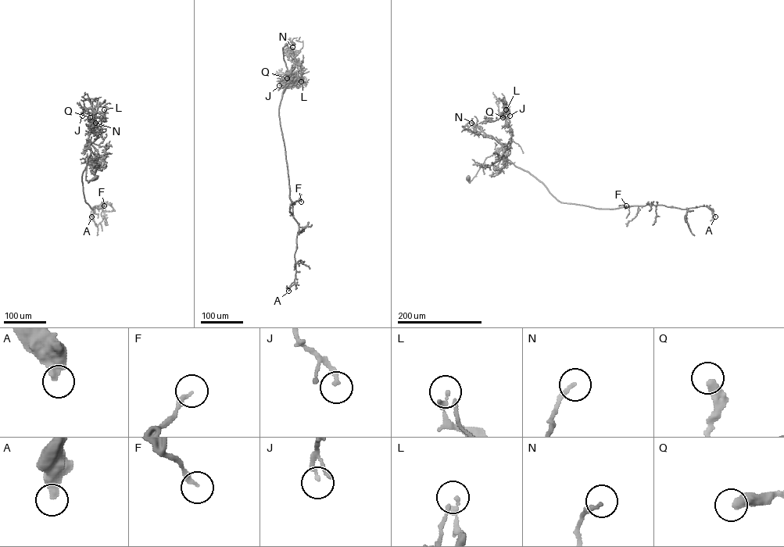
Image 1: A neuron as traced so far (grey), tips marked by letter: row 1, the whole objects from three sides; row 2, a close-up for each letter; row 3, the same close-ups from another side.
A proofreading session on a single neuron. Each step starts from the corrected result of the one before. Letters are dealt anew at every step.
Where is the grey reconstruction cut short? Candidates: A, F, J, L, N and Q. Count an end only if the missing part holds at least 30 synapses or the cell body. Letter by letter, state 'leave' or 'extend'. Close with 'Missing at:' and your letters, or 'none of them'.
A: leave
F: leave
J: leave
L: leave
N: leave
Q: leave
Missing at: none of them

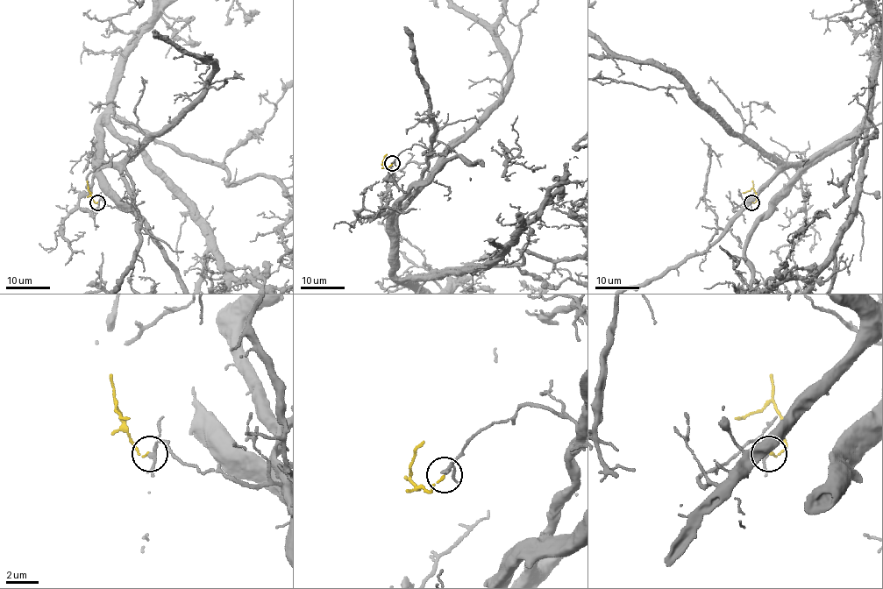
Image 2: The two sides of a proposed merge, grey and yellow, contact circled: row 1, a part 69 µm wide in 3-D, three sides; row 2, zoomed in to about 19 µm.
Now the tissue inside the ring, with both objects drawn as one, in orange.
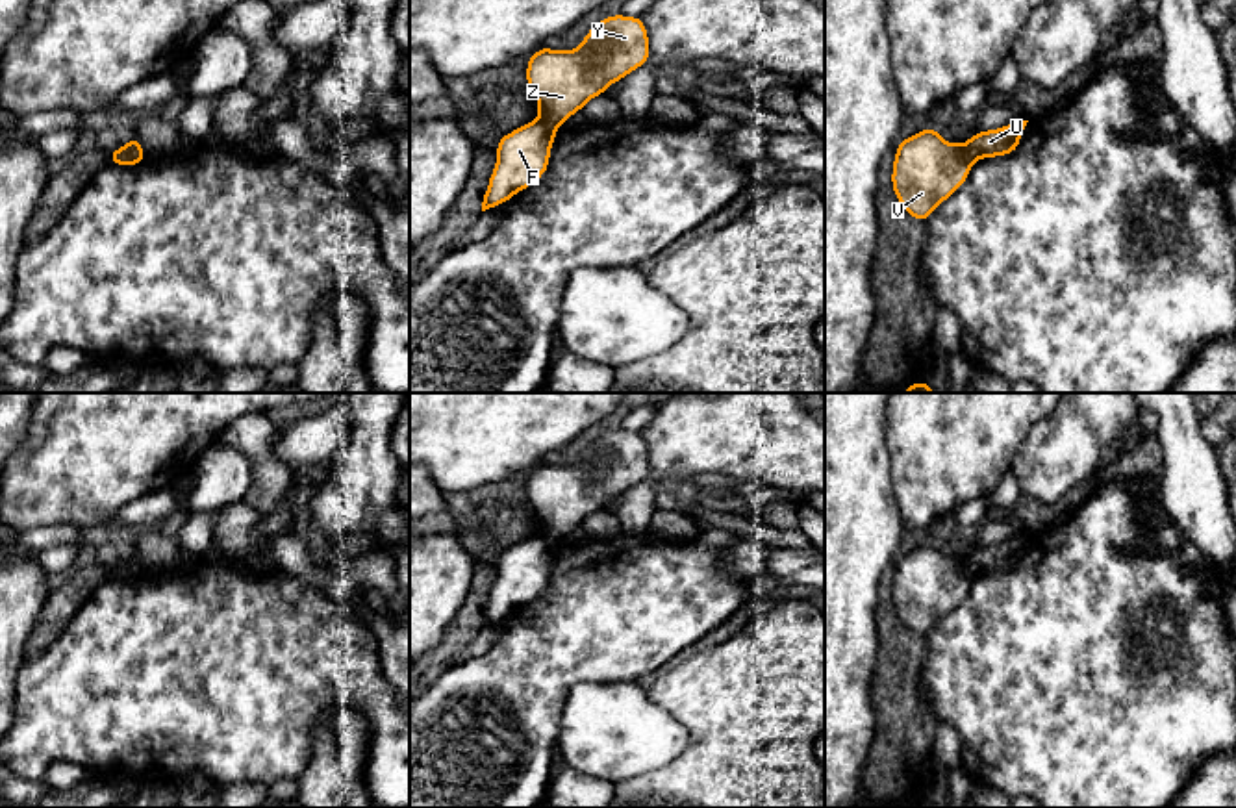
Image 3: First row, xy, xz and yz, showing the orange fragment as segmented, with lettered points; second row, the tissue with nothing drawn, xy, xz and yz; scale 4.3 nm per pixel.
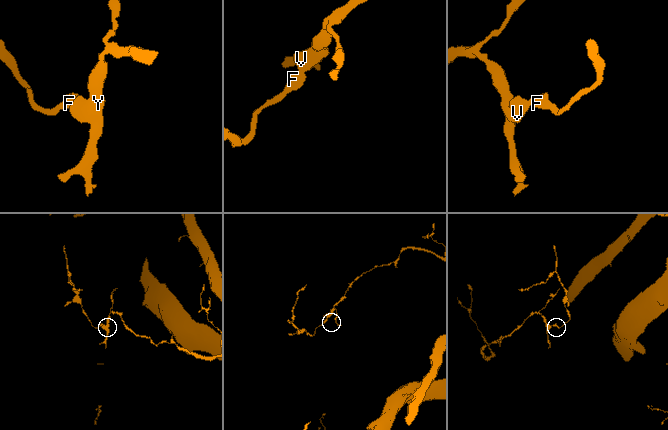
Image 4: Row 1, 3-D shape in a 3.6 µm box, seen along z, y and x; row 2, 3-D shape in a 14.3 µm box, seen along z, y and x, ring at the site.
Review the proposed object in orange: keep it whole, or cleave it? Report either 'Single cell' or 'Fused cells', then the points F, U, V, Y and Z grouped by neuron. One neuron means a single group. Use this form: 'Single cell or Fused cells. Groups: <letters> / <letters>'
Fused cells. Groups: F U / V Y Z

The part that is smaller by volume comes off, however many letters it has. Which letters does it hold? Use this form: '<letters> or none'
F, U

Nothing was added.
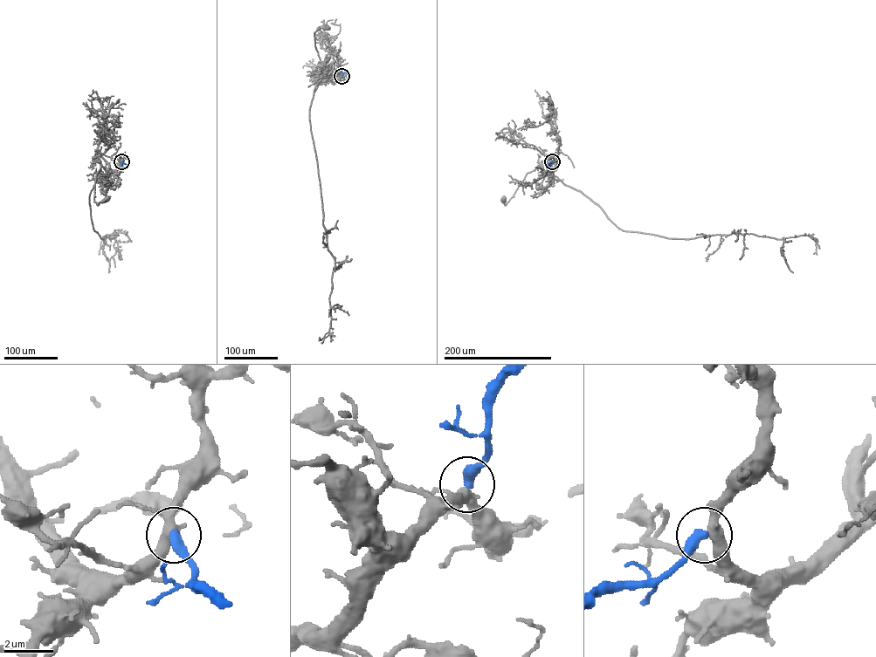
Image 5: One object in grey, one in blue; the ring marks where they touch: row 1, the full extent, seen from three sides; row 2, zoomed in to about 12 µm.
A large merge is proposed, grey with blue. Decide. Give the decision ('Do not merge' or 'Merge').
Merge

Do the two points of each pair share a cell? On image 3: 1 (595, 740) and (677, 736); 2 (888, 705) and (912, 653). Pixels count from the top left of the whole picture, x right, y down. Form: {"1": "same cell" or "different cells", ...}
{"1": "same cell", "2": "same cell"}

